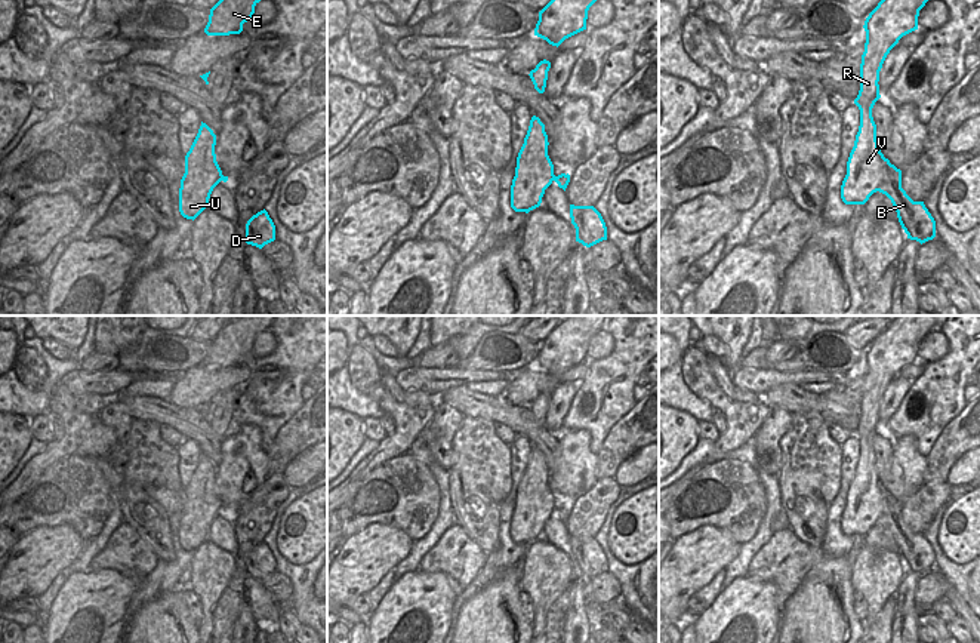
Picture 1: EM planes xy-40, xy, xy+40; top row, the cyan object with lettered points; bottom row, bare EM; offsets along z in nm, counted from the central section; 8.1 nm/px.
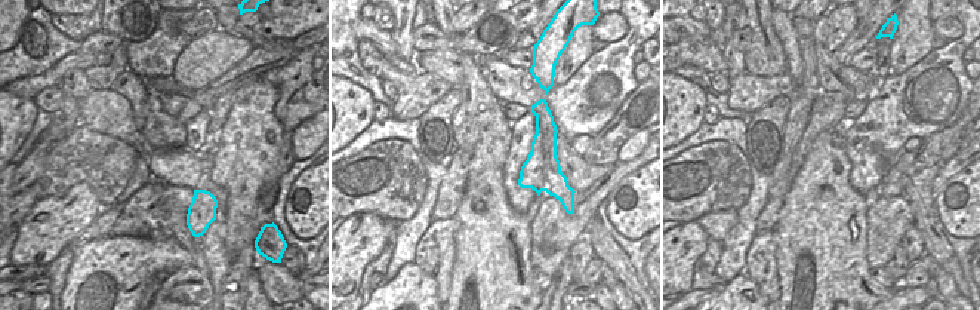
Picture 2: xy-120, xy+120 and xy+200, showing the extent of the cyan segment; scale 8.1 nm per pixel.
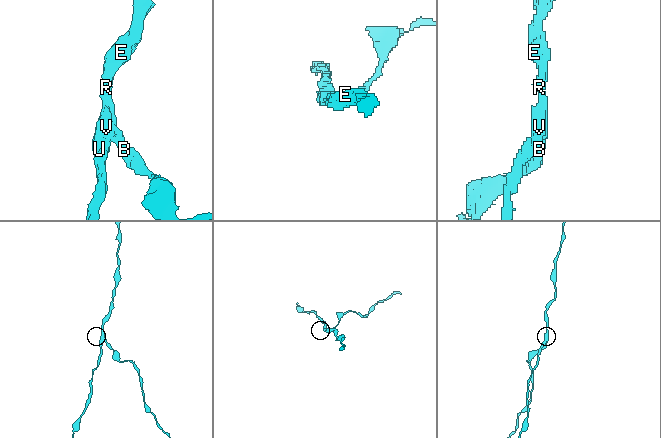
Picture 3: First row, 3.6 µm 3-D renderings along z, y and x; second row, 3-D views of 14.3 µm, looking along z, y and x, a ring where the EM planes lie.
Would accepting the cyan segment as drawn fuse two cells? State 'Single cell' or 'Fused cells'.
Fused cells

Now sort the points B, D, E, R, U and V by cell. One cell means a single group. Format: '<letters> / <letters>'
B D / E R U V

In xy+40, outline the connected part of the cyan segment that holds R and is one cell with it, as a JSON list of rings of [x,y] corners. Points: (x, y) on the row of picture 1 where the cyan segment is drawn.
[[[881,0],[865,21],[860,90],[854,99],[860,110],[860,126],[841,185],[841,199],[845,204],[865,204],[881,185],[890,187],[891,181],[902,175],[878,147],[872,108],[881,98],[878,81],[887,55],[903,36],[918,30],[919,10],[927,1]]]

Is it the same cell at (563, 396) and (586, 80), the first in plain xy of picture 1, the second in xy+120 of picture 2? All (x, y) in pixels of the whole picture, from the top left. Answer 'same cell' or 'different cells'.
different cells

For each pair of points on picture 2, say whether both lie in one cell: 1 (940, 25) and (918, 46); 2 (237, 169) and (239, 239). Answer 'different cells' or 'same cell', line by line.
1: different cells
2: same cell

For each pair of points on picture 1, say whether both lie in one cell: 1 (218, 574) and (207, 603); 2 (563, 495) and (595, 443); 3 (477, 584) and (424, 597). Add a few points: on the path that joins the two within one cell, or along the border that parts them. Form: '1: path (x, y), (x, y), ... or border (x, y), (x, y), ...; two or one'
1: path (210, 581), (209, 596); one
2: border (563, 430), (585, 430), (588, 448), (595, 455); two
3: border (461, 590), (453, 603), (452, 624); two

